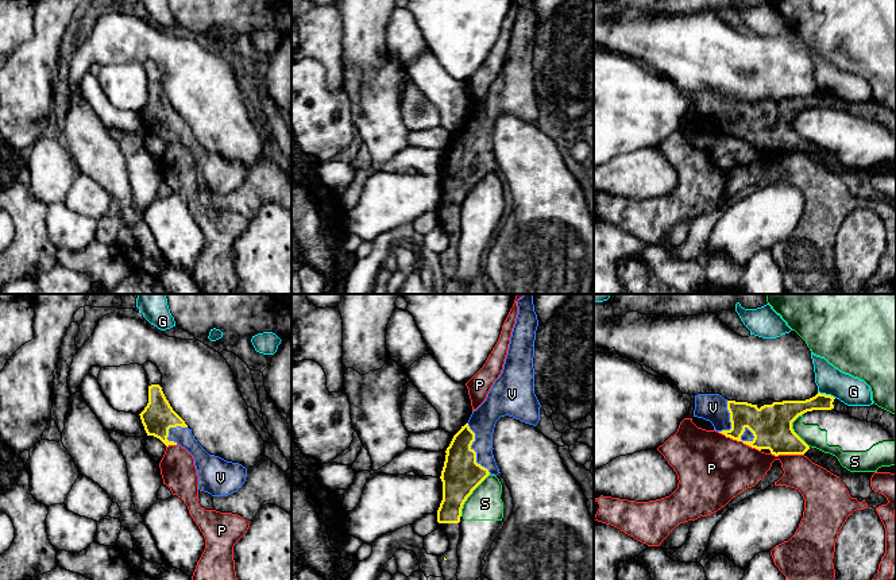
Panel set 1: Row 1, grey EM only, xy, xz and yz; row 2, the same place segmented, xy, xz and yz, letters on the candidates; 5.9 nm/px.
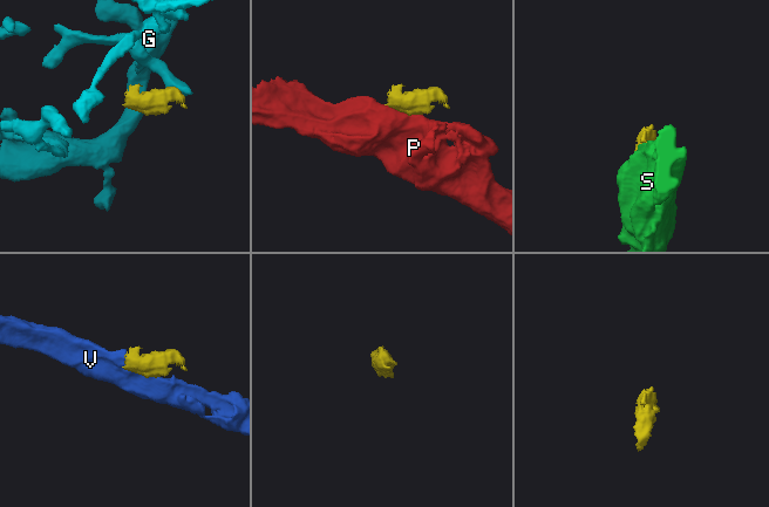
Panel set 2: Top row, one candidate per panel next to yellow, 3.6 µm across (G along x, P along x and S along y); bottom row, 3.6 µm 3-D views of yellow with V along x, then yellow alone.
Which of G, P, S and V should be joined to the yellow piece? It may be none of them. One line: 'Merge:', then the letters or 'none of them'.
Merge: V

